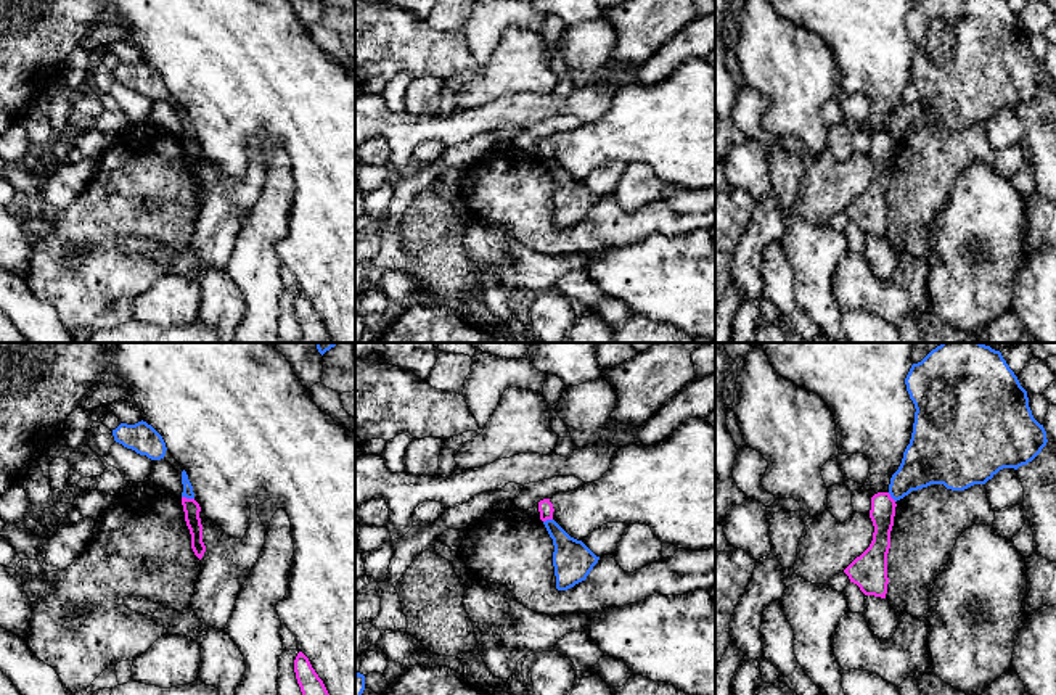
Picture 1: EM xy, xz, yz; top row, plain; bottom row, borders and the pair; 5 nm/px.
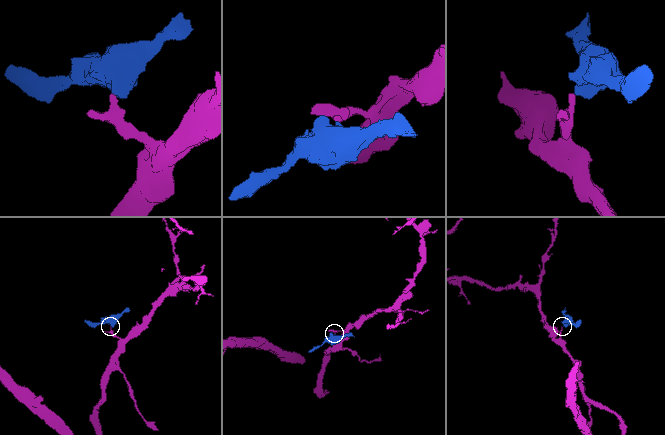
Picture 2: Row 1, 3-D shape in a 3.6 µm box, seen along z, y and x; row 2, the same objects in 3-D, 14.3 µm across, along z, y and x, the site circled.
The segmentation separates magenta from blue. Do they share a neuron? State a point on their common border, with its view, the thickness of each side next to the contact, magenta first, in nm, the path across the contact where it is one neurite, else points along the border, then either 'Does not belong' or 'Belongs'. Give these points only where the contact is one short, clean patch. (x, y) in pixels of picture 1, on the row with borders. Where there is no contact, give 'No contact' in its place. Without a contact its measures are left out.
Touches magenta at xy (188, 499). Thickness 90 nm (magenta) against 50 nm. Boundary: xy (182, 496), (193, 499). Does not belong

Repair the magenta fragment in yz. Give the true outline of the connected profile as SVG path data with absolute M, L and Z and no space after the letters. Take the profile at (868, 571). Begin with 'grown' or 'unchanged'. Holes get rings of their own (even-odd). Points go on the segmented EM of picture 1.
unchanged | M889 492L871 497L870 518L874 526L870 547L857 557L844 573L865 595L886 598L887 594L887 553L890 549L890 531L895 516L895 500Z

